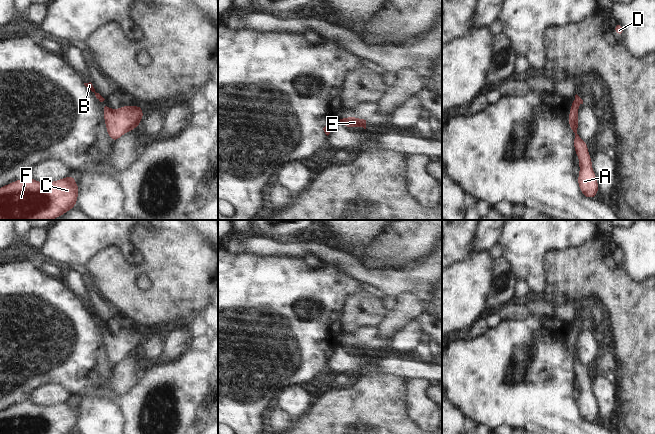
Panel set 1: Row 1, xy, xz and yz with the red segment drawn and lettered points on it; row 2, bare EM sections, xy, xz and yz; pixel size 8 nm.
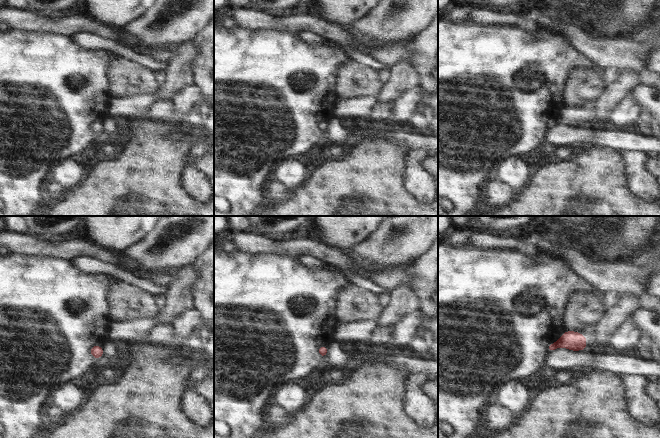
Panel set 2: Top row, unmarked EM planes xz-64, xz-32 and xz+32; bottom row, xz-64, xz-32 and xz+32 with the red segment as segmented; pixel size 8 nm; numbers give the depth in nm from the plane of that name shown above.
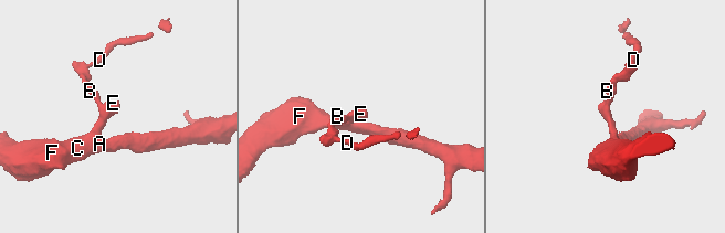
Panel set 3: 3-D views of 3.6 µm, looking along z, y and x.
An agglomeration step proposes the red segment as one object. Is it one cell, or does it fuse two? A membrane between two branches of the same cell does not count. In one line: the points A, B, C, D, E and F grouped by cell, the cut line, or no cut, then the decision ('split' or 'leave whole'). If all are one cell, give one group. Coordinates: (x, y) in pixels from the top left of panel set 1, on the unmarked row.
A B C D E F; no cut; leave whole

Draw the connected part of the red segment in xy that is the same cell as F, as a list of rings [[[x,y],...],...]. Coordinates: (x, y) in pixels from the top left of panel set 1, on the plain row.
[[[72,399],[48,407],[26,400],[0,412],[0,434],[70,434],[78,417]]]

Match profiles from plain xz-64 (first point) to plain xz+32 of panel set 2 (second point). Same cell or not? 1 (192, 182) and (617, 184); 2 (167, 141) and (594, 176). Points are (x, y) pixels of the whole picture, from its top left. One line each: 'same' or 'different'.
1: different
2: same

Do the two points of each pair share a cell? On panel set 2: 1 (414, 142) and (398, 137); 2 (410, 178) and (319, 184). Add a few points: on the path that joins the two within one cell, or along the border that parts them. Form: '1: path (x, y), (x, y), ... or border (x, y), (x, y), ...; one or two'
1: path (410, 139), (402, 137); one
2: border (404, 156), (402, 186), (415, 199); two

